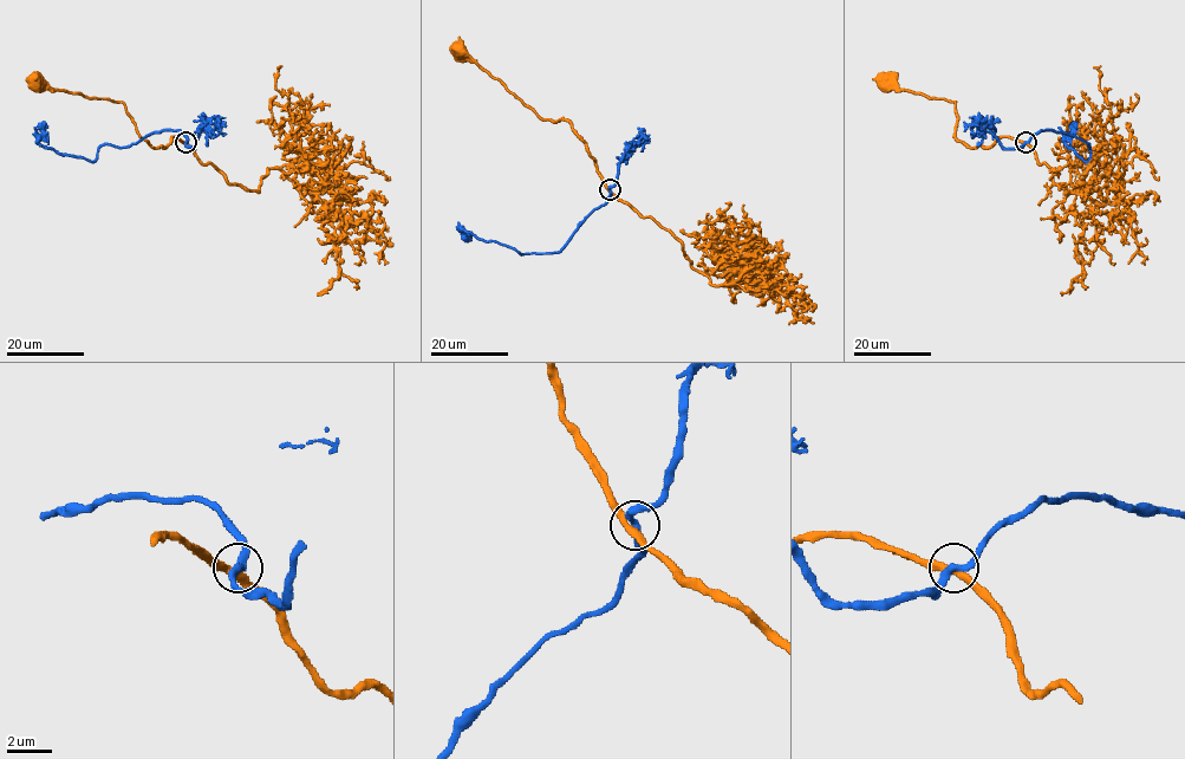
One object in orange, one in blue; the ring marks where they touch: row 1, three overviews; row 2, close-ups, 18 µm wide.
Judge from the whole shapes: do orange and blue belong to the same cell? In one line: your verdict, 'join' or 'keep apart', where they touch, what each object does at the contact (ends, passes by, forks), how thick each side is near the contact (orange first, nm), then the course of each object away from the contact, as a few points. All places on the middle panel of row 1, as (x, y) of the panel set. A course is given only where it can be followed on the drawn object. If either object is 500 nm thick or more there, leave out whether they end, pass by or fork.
keep apart | (610, 189) | orange passes by | blue passes by | 320/300 nm | orange via (610, 190), (596, 160), (571, 124), (541, 118), (461, 49) | blue via (610, 190), (604, 205), (557, 252), (520, 254), (462, 229), (468, 241)

